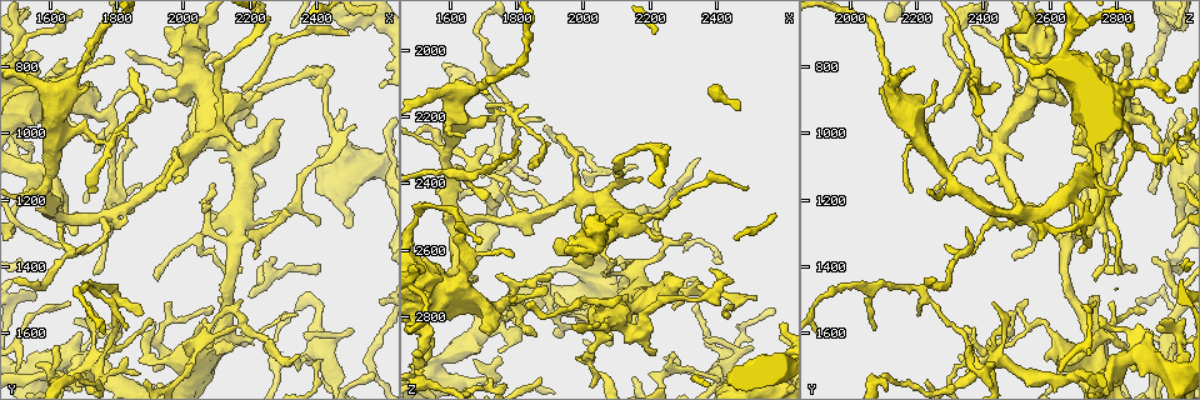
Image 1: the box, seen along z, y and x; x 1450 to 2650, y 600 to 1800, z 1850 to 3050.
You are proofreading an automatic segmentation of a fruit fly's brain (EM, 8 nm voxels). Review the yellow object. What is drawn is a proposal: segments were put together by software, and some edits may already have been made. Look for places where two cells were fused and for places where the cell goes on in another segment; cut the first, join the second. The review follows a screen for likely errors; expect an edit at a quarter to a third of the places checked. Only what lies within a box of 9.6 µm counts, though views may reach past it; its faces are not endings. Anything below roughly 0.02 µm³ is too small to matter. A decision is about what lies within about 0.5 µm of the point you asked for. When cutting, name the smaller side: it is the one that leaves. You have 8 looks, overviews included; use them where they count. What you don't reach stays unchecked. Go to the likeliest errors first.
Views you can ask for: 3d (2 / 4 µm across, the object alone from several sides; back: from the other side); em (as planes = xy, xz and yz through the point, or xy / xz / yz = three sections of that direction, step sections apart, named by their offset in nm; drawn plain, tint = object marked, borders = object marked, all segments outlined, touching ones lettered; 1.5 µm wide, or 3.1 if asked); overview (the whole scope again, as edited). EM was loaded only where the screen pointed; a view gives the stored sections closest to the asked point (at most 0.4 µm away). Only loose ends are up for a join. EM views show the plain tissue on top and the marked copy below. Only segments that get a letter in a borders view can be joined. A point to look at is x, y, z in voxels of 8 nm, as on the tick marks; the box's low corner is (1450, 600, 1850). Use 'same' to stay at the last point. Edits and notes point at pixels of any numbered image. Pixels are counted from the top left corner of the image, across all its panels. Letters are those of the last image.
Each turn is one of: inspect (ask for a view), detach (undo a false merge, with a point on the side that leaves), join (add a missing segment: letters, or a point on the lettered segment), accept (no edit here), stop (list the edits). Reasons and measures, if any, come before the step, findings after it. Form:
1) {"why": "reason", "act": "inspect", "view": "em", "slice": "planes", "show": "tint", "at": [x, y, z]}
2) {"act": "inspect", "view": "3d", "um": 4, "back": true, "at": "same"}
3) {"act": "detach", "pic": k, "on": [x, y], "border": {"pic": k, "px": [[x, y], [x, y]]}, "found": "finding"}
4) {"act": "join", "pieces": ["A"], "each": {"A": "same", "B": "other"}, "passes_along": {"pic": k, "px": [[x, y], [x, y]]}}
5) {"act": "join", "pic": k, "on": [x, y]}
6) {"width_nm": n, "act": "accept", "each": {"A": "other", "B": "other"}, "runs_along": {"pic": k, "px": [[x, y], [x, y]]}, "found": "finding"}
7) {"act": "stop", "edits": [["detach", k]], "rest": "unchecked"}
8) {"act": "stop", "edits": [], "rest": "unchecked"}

{"why": "free end", "act": "inspect", "view": "3d", "um": 4, "at": [2520, 980, 2750]}

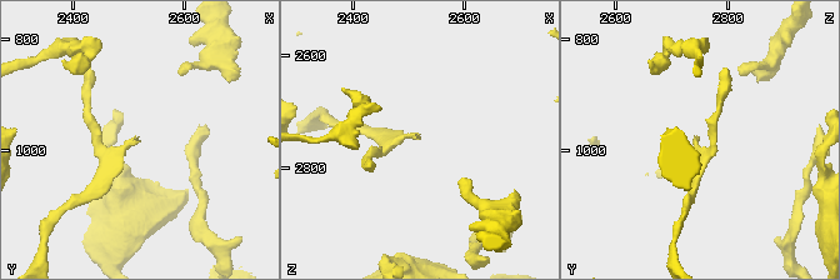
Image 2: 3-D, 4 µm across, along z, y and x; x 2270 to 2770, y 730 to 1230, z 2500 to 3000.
{"why": "shape alone is not enough", "act": "inspect", "view": "em", "slice": "planes", "show": "borders", "at": [2520, 980, 2750]}

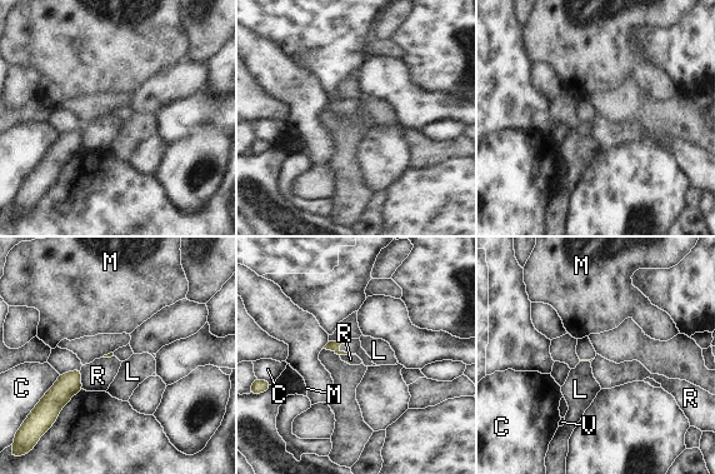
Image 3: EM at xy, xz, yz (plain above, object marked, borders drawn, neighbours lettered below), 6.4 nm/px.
{"longest_contact_nm": ["C", 200], "act": "accept", "each": {"C": "other", "L": "other", "M": "other", "R": "other", "V": "other"}, "border": {"pic": 3, "px": [[80, 368], [81, 387], [84, 389]]}, "found": "no lettered segment goes on from it"}

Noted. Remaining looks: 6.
{"why": "tapers out", "act": "inspect", "view": "em", "slice": "planes", "show": "borders", "at": [2270, 1380, 2910]}

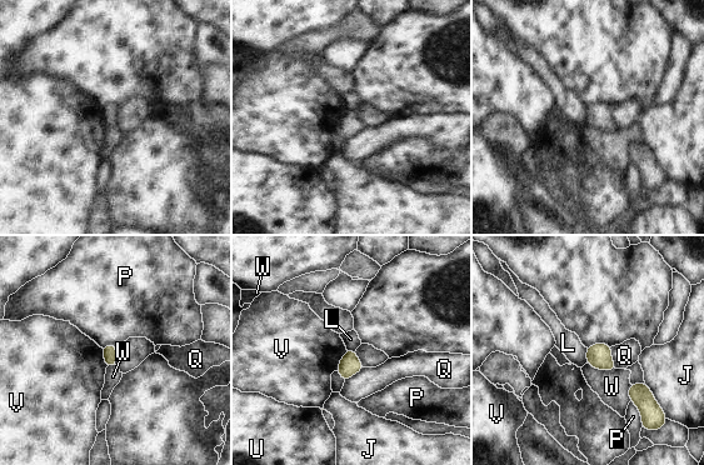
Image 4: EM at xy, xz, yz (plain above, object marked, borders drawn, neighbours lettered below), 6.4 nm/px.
{"width_nm": 90, "act": "accept", "each": {"J": "other", "L": "other", "P": "other", "Q": "other", "U": "other", "V": "other", "W": "other"}, "border": {"pic": 4, "px": [[585, 348], [587, 363]]}, "found": "no lettered segment goes on from it"}

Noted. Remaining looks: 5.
{"why": "an open end", "act": "inspect", "view": "em", "slice": "planes", "show": "borders", "at": [1650, 840, 2260]}

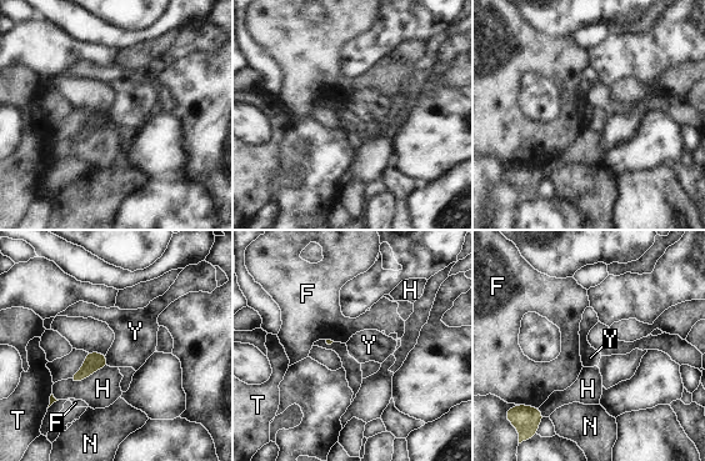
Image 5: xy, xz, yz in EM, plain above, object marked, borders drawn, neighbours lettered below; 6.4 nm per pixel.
{"act": "accept", "each": {"F": "other", "H": "other", "N": "other", "T": "other", "Y": "other"}, "border": {"pic": 5, "px": [[105, 355], [108, 365]]}, "found": "no lettered segment goes on from it"}

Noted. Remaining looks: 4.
{"why": "stops while still wide", "act": "inspect", "view": "em", "slice": "planes", "show": "borders", "at": [2300, 960, 2690]}

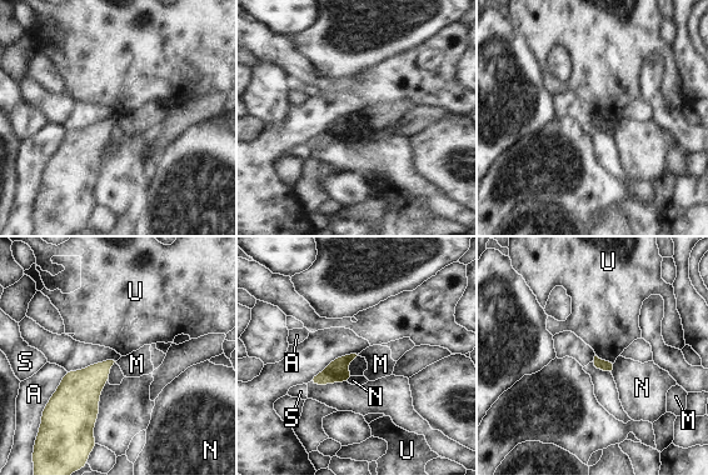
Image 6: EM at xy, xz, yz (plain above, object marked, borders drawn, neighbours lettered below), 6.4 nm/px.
{"act": "accept", "each": {"A": "other", "M": "other", "N": "other", "S": "other", "U": "other"}, "border": {"pic": 6, "px": [[358, 355], [348, 365], [352, 375]]}, "found": "none of them fits"}

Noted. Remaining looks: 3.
{"act": "stop", "edits": [], "rest": "unchecked"}

